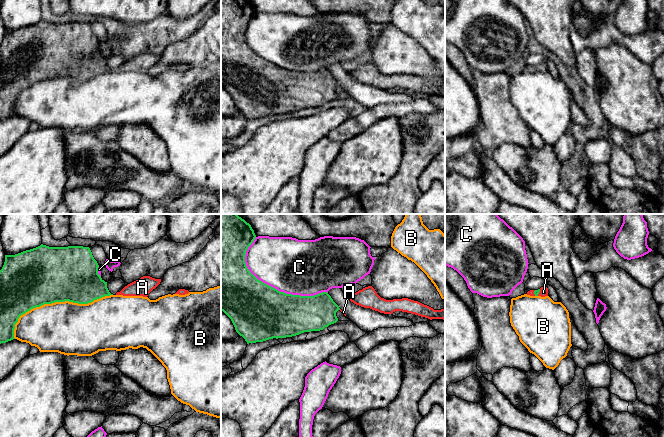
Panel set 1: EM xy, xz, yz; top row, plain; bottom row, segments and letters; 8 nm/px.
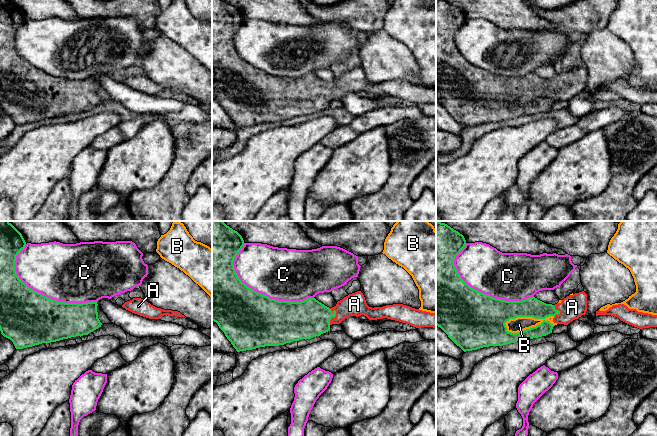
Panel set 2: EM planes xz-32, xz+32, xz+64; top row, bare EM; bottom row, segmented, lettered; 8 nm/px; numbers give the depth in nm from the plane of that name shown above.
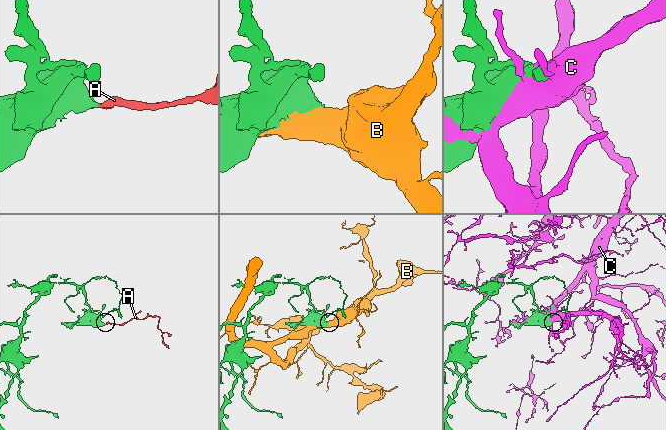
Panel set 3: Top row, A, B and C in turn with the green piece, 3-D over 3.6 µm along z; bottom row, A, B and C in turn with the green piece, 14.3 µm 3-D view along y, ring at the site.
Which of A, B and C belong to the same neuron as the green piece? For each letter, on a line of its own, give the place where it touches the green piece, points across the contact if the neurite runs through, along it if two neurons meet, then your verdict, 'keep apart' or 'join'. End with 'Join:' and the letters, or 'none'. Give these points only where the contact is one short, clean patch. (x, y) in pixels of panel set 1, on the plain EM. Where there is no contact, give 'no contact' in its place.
A: contact yz (539, 67); way yz (536, 68), (539, 67), (543, 68); join
B: contact xy (55, 77); keep apart
C: contact xz (276, 65); keep apart
Join: A

